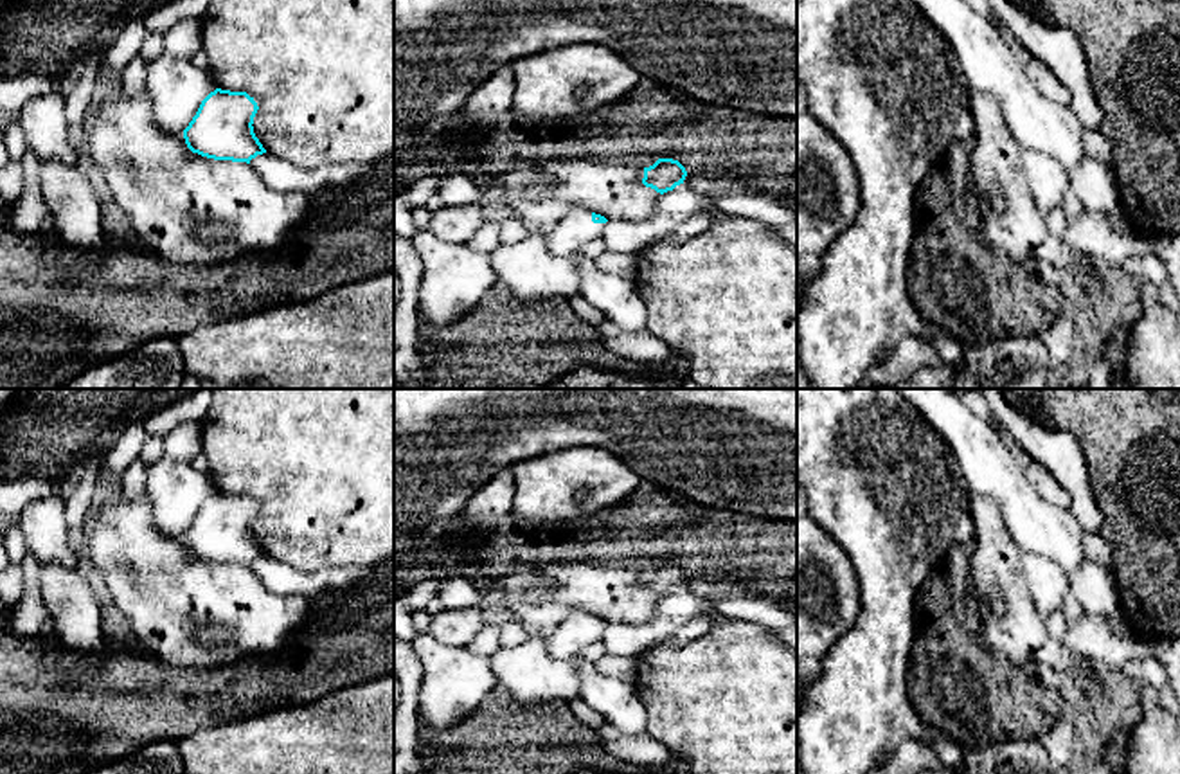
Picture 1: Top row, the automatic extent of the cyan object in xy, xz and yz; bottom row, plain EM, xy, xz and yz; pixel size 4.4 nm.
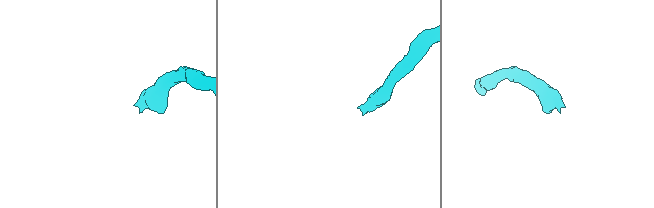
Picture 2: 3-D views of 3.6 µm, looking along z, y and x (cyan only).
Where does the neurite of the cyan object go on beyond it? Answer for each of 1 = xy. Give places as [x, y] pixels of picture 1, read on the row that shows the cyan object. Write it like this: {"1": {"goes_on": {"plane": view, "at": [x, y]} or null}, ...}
{"1": {"goes_on": null}}

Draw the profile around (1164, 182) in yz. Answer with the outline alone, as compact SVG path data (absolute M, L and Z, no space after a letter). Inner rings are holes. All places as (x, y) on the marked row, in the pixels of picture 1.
M1011 0L1029 16L1068 27L1081 41L1104 113L1099 131L1113 144L1113 169L1130 229L1144 236L1180 234L1180 0Z

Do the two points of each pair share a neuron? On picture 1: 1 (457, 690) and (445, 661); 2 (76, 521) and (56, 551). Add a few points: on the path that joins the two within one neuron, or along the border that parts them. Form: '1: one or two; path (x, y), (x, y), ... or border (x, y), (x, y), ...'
1: one; path (455, 683), (446, 668)
2: two; border (62, 499), (69, 531)

